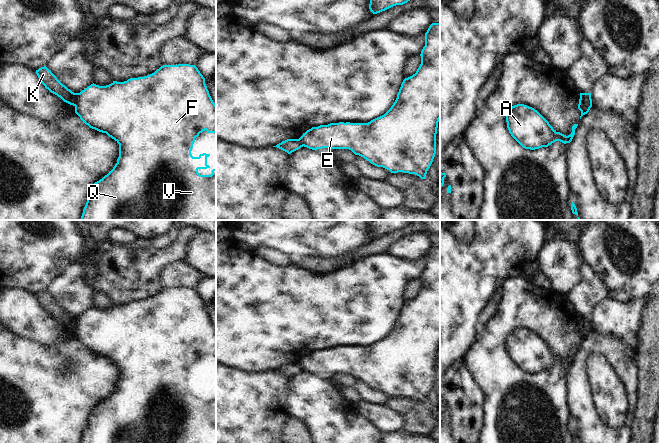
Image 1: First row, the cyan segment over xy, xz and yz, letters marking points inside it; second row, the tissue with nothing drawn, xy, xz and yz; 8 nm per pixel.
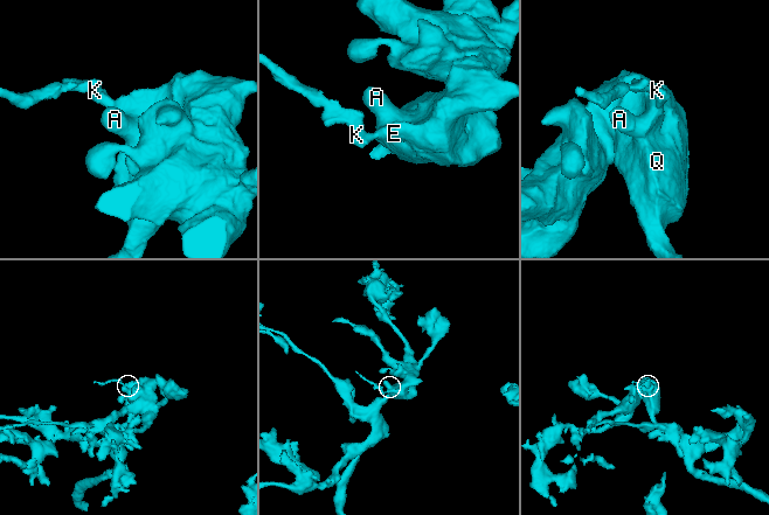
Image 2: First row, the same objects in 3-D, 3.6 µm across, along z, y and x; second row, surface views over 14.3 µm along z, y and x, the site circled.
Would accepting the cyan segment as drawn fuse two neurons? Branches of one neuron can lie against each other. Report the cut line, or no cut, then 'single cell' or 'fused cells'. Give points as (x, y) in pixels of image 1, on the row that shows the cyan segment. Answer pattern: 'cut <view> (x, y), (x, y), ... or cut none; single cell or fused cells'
cut yz (585, 93), (585, 100), (591, 105); fused cells

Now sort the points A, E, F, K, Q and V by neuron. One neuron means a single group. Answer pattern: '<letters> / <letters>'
A E F Q V / K

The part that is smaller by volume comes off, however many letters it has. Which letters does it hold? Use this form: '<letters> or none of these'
K

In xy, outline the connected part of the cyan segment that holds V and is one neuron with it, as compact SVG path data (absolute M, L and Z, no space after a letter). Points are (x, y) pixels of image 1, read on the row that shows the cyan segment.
M178 64L163 65L154 73L138 78L130 78L124 82L113 81L106 86L91 84L76 95L75 113L90 128L106 133L119 144L119 157L113 169L102 179L95 182L87 197L86 205L80 220L216 220L216 169L211 175L200 175L199 169L207 169L207 158L210 154L200 154L193 157L191 154L195 138L203 131L216 133L216 104L213 102L205 78L195 65Z

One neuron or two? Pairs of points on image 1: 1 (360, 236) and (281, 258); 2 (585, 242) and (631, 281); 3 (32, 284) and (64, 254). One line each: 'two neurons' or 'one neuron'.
1: two neurons
2: one neuron
3: one neuron

